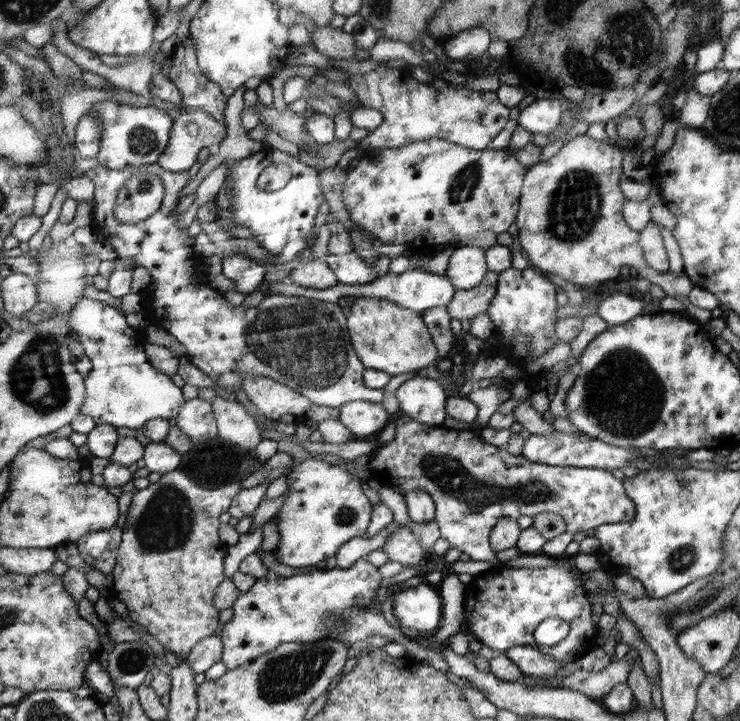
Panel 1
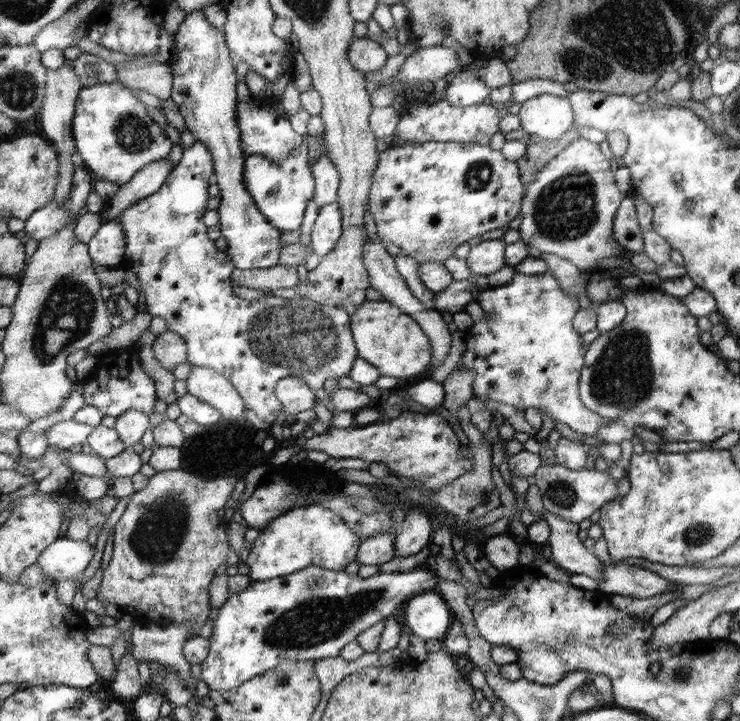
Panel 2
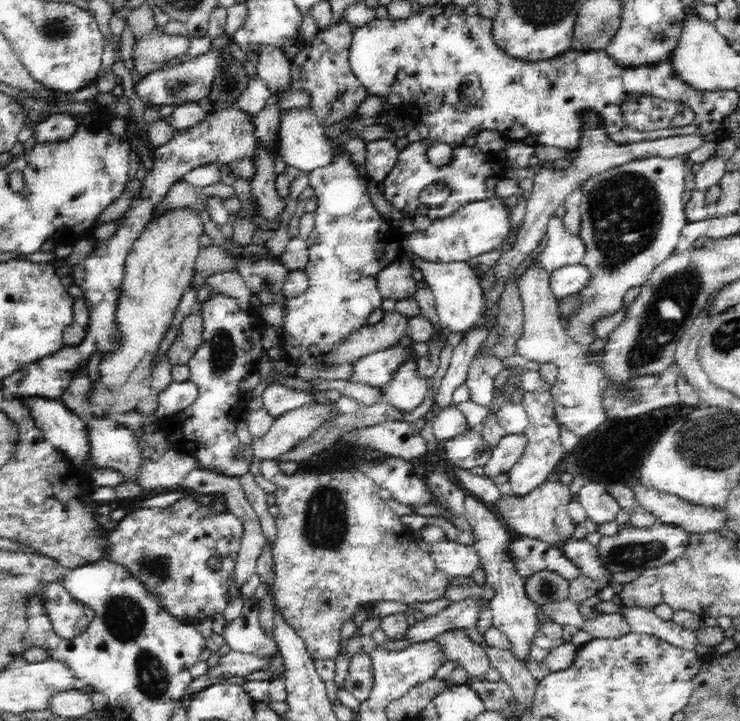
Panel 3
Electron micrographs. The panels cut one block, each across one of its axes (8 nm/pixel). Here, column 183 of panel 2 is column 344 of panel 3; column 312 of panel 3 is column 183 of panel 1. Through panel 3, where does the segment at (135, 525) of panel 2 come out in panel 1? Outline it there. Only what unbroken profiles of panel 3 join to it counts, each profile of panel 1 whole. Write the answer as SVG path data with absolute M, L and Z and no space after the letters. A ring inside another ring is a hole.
M173 470L162 473L158 482L138 489L132 496L130 507L122 529L121 543L116 550L112 595L126 604L128 614L141 624L164 649L173 652L177 659L187 659L188 654L208 636L218 635L218 607L215 593L224 574L223 560L226 556L224 544L218 538L220 514L230 508L232 499L241 491L240 482L208 490L194 484L184 472Z

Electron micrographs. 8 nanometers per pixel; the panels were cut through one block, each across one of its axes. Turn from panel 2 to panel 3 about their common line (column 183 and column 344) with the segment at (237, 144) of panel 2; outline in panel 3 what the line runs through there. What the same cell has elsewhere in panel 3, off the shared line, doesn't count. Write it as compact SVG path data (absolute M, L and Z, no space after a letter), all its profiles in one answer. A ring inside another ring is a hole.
M339 20L331 29L320 30L310 44L300 45L298 54L291 59L292 90L310 93L310 110L323 126L356 112L362 99L369 96L359 78L351 70L349 48L354 26Z

